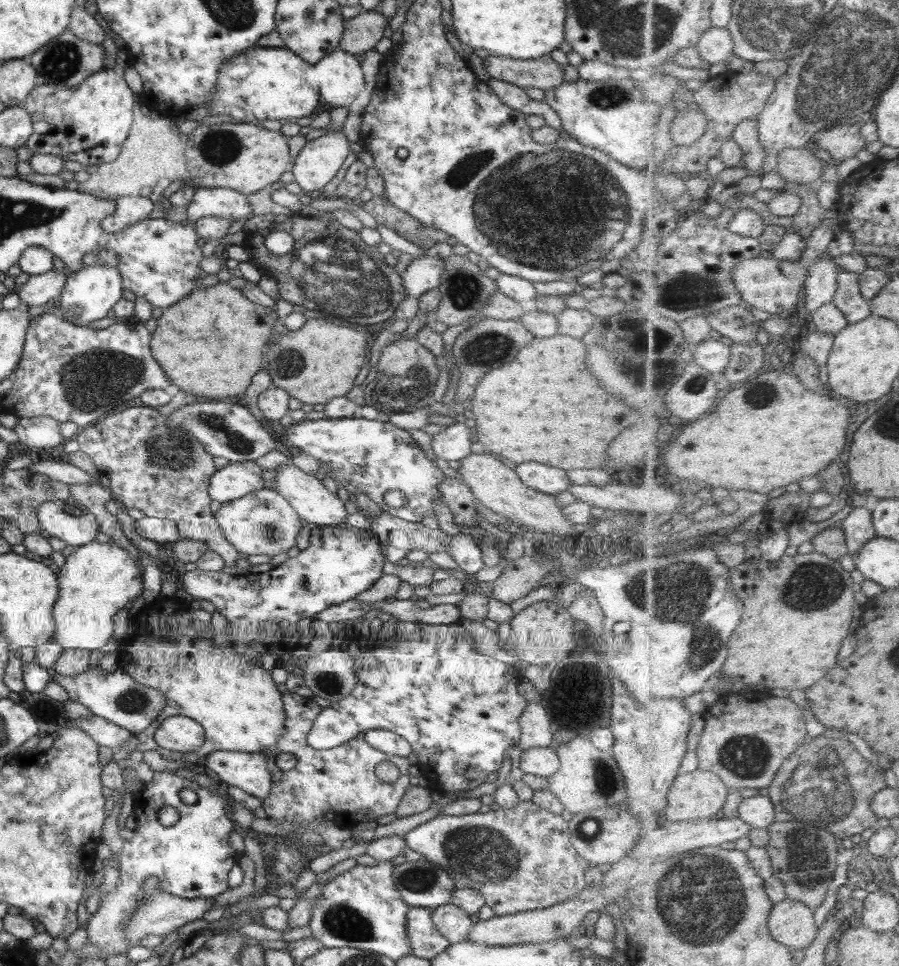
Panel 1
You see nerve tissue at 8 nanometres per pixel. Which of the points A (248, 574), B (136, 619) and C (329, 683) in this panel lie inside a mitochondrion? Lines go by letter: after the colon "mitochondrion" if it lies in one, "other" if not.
A: other
B: other
C: mitochondrion

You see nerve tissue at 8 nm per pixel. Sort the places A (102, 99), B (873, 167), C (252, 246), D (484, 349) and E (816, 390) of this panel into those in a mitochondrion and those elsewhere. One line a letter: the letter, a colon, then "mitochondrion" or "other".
A: other
B: other
C: other
D: mitochondrion
E: other

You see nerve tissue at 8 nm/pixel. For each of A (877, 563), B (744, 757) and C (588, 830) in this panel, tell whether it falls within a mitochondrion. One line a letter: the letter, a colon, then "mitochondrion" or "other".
A: other
B: mitochondrion
C: mitochondrion

